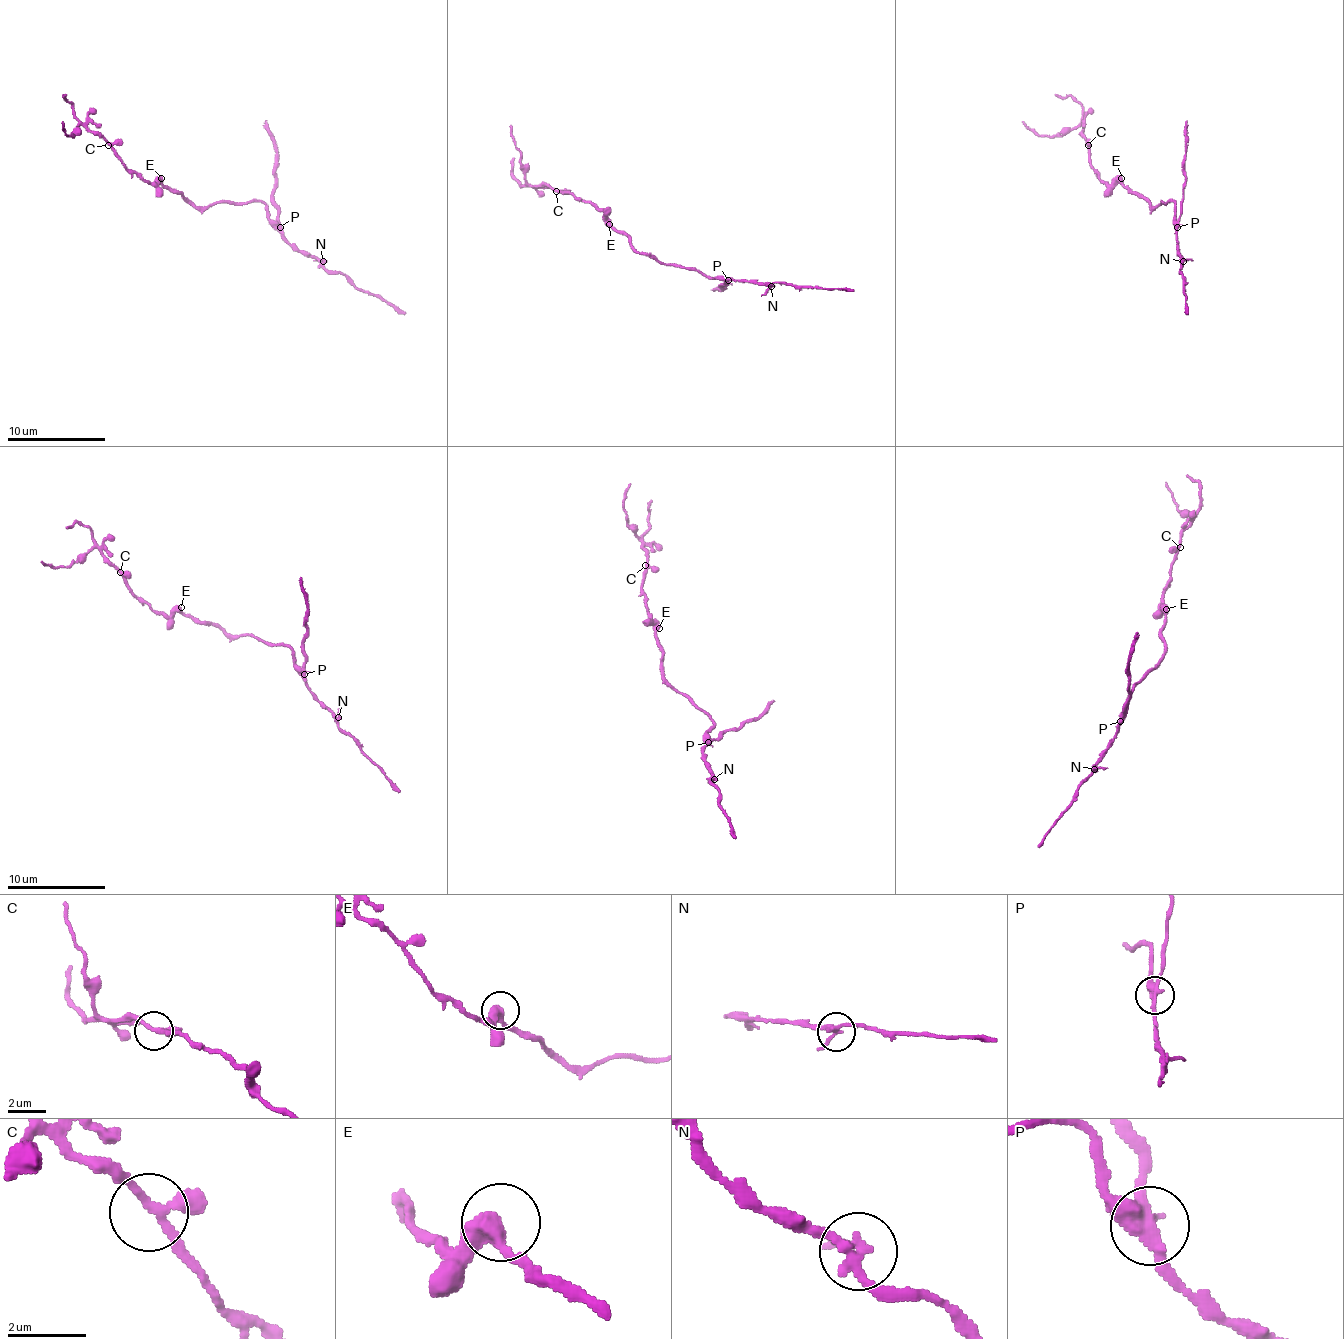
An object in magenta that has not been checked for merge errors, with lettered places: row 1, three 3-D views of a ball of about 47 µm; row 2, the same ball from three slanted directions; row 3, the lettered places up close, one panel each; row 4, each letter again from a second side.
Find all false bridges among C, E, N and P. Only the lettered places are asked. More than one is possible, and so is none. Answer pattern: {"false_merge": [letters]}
{"false_merge": ["P"]}

